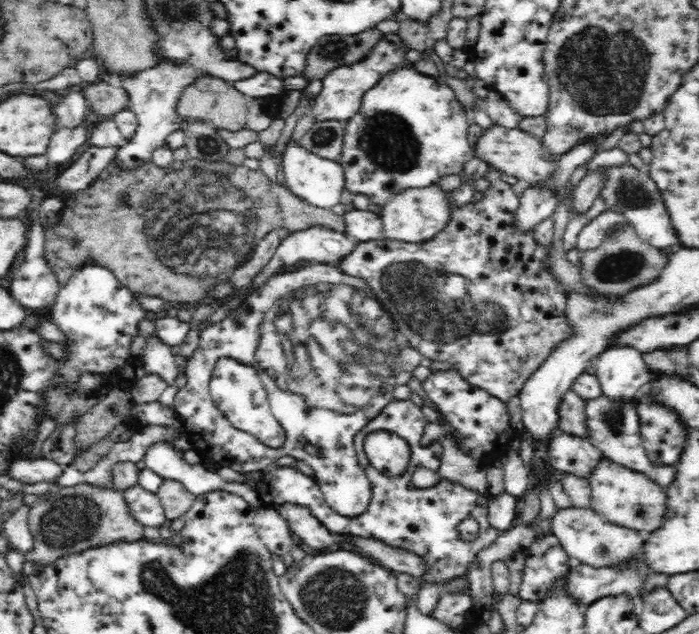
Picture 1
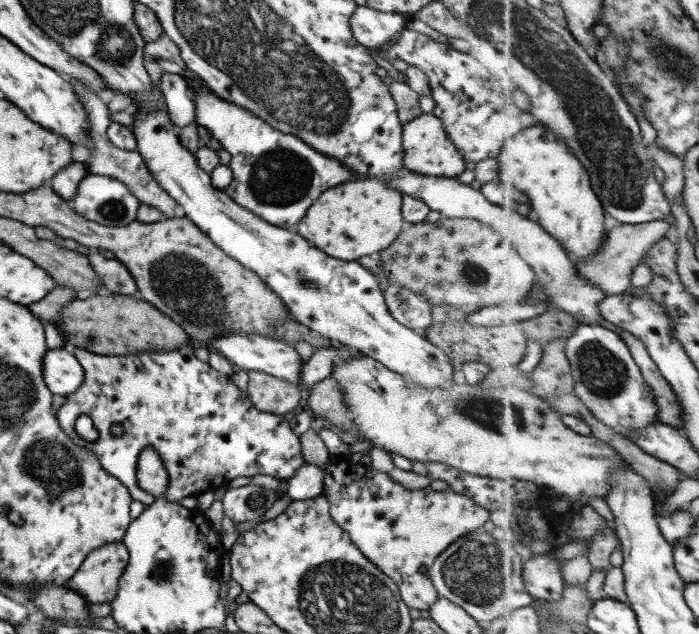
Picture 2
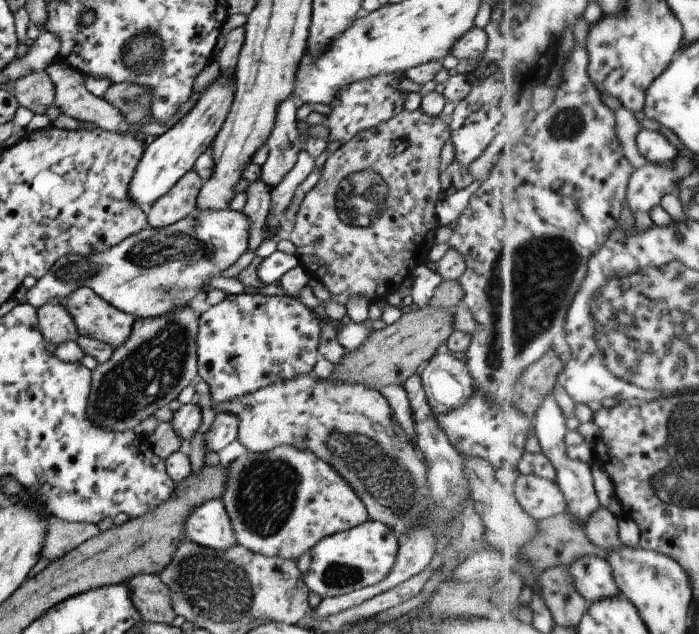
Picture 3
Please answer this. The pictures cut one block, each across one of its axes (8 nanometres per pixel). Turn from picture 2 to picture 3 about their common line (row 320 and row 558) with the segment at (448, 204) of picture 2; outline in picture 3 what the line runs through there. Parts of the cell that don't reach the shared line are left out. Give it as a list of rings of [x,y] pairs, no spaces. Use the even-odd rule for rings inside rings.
[[[588,555],[569,565],[569,569],[579,591],[593,603],[623,594],[609,560]]]

